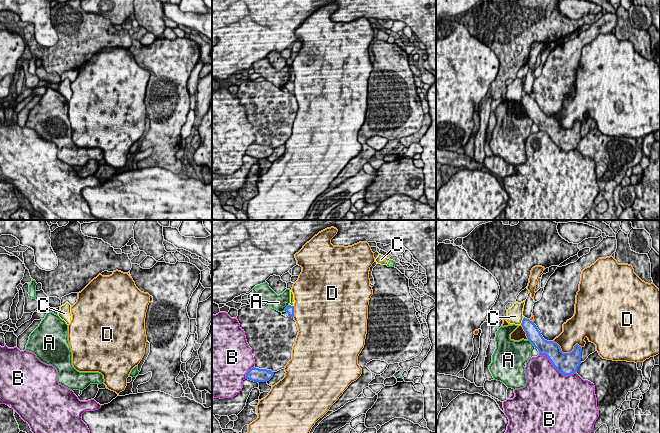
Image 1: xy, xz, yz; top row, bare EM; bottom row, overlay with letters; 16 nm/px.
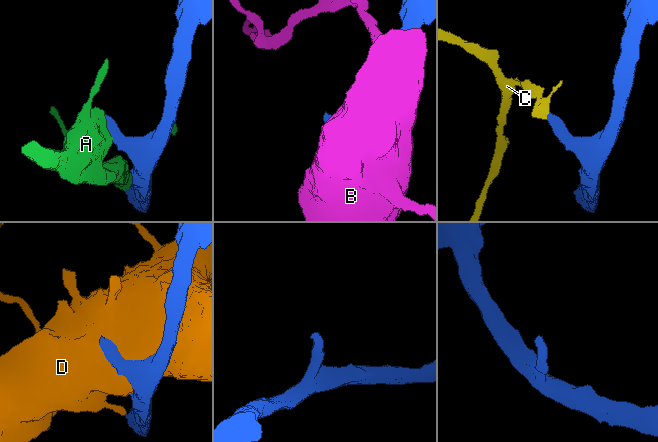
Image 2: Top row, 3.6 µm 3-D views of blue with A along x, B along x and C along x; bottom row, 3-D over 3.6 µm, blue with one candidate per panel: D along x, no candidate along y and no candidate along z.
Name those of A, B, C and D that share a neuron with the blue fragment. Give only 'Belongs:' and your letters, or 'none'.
Belongs: none

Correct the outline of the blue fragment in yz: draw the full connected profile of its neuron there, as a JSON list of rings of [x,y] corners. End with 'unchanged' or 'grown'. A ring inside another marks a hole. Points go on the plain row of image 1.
[[[524,93],[521,102],[526,108],[528,116],[538,125],[539,131],[547,132],[552,141],[562,151],[568,152],[577,148],[578,143],[582,139],[581,122],[576,120],[572,128],[563,129],[557,119],[543,114],[534,98]]]; unchanged

